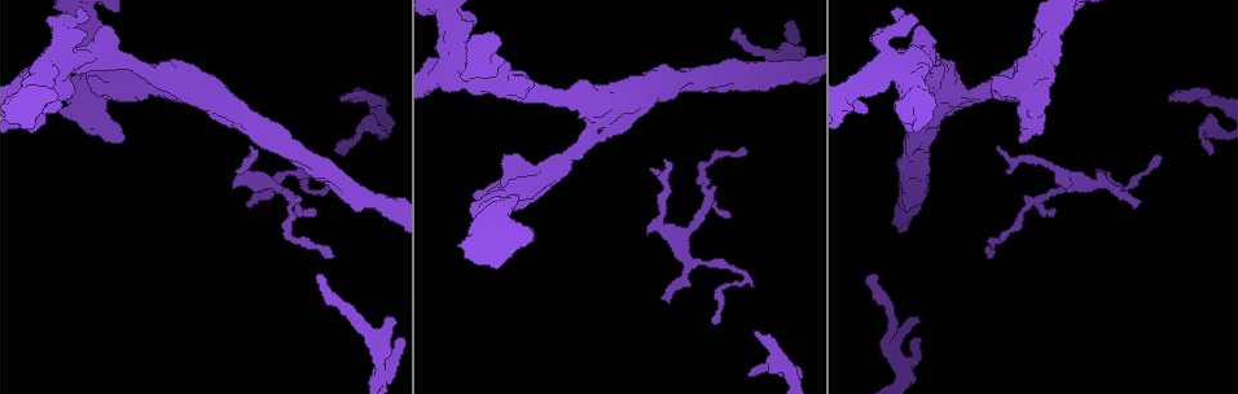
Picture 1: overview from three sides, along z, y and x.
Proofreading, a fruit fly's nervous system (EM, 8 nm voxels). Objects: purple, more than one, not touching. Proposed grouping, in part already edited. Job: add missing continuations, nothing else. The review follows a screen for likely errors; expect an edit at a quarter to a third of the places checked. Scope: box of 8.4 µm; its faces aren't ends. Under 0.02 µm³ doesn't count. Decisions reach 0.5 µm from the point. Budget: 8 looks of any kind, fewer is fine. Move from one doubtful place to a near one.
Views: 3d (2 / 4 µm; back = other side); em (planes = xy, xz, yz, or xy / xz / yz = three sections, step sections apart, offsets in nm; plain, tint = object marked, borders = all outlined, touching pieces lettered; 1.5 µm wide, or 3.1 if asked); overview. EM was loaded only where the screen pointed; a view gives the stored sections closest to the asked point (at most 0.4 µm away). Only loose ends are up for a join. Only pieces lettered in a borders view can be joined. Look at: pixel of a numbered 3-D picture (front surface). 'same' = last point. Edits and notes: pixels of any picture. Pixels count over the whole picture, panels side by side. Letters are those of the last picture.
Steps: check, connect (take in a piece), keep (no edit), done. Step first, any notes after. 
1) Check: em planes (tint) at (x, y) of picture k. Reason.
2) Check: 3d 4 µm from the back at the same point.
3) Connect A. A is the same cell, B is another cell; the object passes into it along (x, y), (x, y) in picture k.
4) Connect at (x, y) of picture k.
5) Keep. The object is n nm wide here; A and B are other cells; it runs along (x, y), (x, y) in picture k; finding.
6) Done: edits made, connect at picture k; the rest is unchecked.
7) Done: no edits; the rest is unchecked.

Check: em planes (borders) at (1172, 98) of picture 1. Branch stops here.

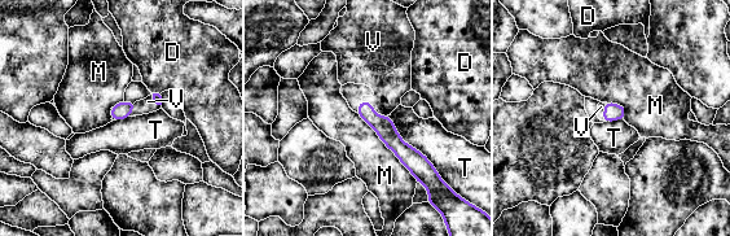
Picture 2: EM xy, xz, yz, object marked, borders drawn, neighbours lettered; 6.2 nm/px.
Connect V. V is the same cell, D, M and T are other cells; the object passes into it along (383, 126), (372, 109), (388, 73) in picture 2; the cell continues.

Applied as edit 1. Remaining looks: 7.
Check: em xy step 4 (borders) at (1137, 204) of picture 1. An open end.

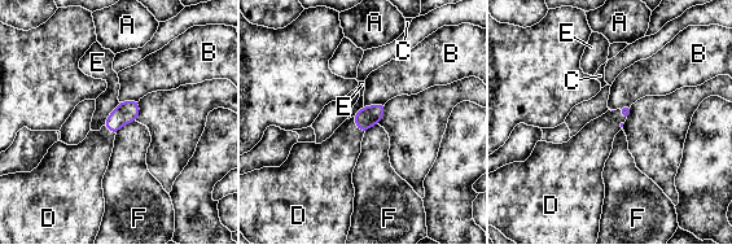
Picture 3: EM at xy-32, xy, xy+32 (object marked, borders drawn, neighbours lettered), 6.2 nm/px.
Check: em planes (borders) at the same point. Cut it another way.

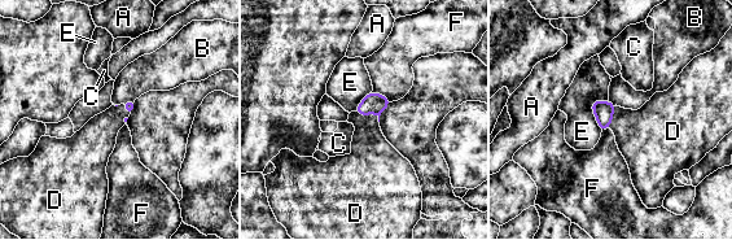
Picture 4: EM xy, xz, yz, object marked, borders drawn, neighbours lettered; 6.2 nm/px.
Connect D. The longest contact is with E, 220 nm; D is the same cell, A, B, C, E and F are other cells; the object passes into it along (373, 103), (368, 113), (371, 153) in picture 4; the cell continues.

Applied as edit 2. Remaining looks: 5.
Check: overview. Redraw.

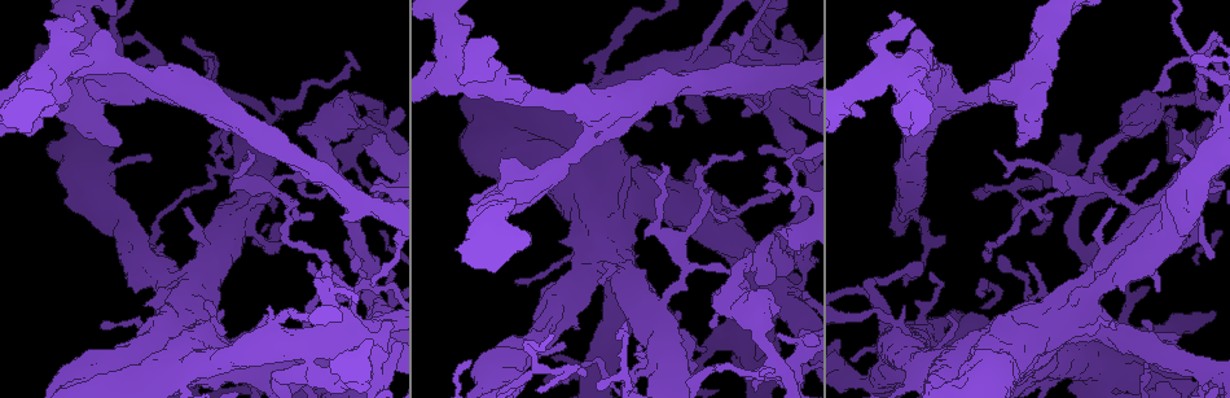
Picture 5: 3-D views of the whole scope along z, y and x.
Check: em planes (plain) at (600, 144) of picture 5. An open end.

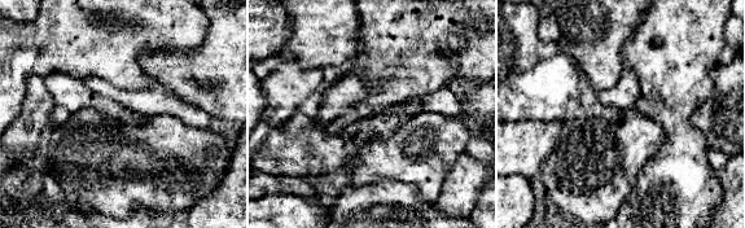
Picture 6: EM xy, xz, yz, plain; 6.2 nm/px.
Check: em planes (borders) at the same point. What lies round it.

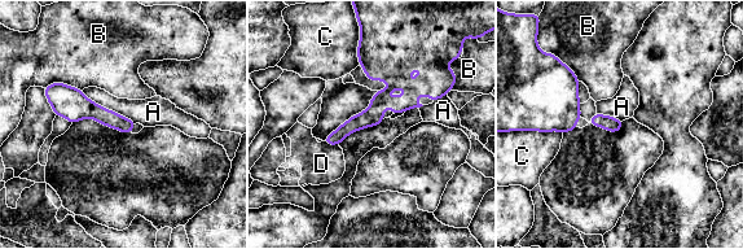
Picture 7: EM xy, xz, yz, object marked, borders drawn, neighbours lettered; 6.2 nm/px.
Keep. A, B, C and D are other cells; no lettered piece goes on from it.

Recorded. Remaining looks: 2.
Done: edits made, connect at picture 2, connect at picture 4; the rest is unchecked.

